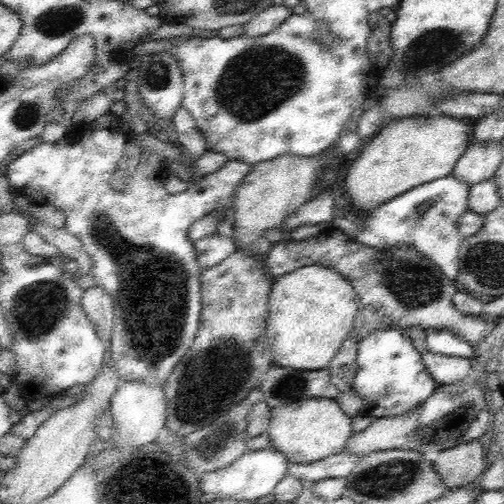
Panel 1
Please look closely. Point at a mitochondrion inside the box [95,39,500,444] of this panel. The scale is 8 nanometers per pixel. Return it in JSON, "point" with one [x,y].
{"point":[258,80]}

